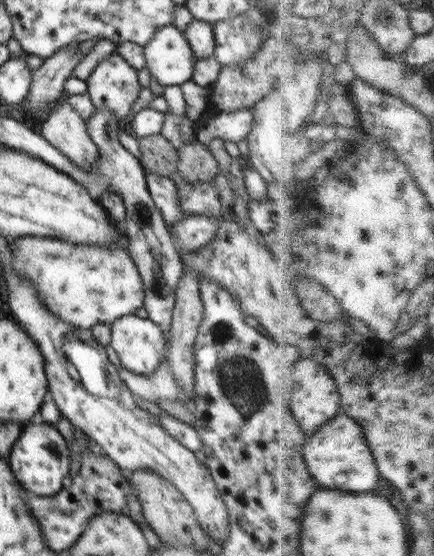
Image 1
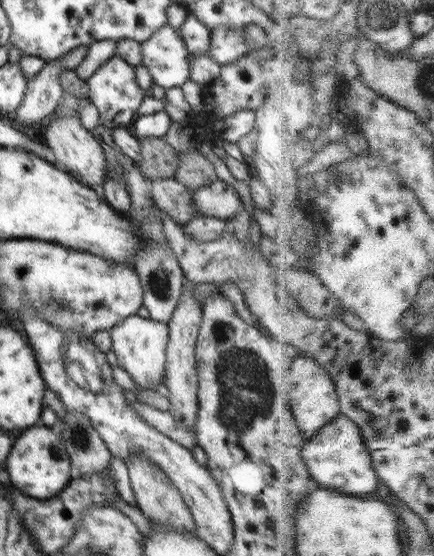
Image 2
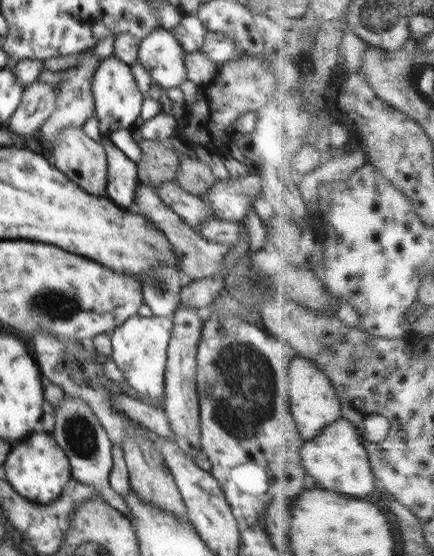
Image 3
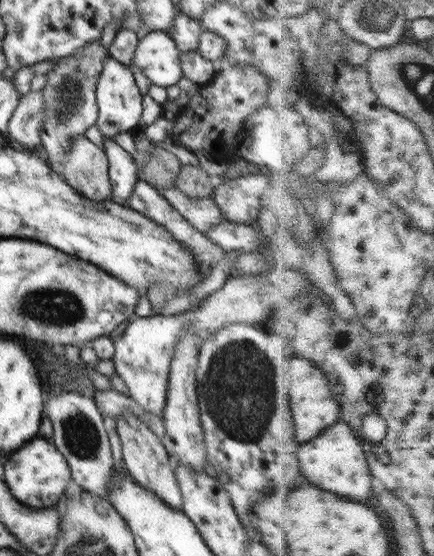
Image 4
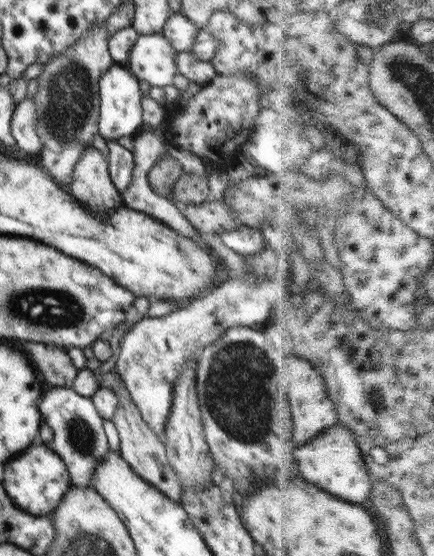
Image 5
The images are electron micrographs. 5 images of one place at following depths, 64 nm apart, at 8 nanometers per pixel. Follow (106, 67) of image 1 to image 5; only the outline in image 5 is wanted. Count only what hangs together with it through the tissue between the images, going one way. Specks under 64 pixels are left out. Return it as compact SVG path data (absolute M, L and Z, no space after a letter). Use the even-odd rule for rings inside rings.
M118 63L108 68L100 77L99 82L100 118L98 132L100 136L107 141L117 141L122 136L135 137L143 125L143 97L139 80L128 68Z

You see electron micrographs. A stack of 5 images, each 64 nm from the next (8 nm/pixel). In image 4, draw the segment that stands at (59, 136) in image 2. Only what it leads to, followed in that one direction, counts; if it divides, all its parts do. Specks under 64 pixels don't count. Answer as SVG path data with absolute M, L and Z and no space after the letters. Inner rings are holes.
M80 134L71 138L72 148L63 160L67 183L92 202L113 196L109 179L109 160L104 149Z

